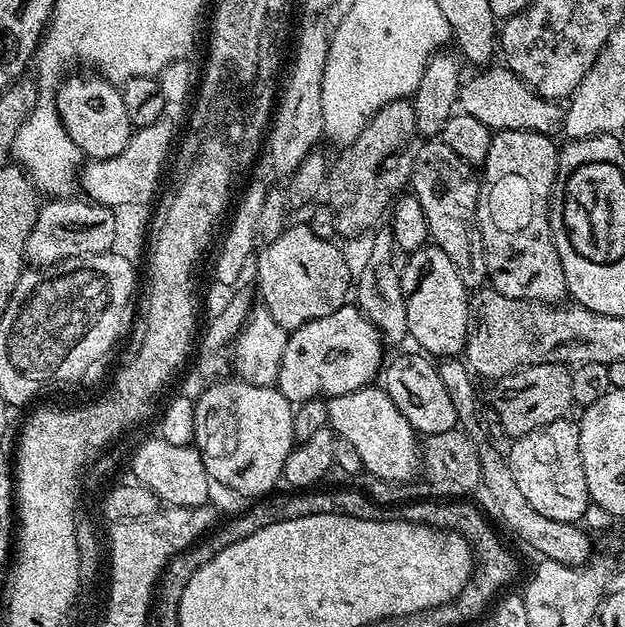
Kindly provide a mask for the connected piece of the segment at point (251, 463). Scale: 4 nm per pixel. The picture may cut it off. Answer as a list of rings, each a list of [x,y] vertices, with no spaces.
[[[239,378],[220,380],[212,384],[199,397],[195,397],[196,417],[194,418],[194,446],[200,451],[202,462],[208,471],[209,481],[221,484],[240,496],[264,498],[273,491],[272,487],[281,483],[284,463],[292,453],[294,439],[292,436],[292,419],[294,417],[293,401],[280,393],[279,387],[254,386],[245,384]]]

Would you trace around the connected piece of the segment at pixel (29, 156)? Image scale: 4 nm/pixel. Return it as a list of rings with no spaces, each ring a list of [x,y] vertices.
[[[41,95],[32,105],[31,112],[25,117],[14,138],[11,155],[15,163],[31,176],[33,184],[41,193],[49,192],[47,195],[52,198],[64,198],[71,193],[68,191],[72,184],[74,188],[82,164],[82,153],[60,121],[56,101],[51,95]]]

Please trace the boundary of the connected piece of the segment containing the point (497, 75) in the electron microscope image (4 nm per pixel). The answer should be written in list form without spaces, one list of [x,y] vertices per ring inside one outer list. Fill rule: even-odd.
[[[495,65],[483,69],[478,76],[461,85],[458,93],[459,109],[467,116],[477,118],[493,131],[502,129],[528,130],[549,133],[561,123],[563,109],[555,101],[547,101],[543,96],[525,86],[507,66]]]

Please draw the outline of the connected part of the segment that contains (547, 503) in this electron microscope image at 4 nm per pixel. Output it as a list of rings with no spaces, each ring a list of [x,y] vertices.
[[[568,418],[552,421],[525,436],[511,441],[512,449],[506,452],[506,463],[518,482],[518,490],[526,502],[546,518],[571,524],[583,521],[584,511],[590,508],[586,470],[582,466],[580,426]]]

